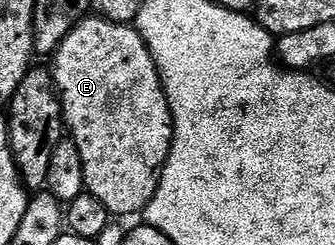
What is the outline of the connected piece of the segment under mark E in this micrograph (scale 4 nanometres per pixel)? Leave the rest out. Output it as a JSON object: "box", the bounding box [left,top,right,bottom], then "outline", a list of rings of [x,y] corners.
{"box":[51,17,173,217],"outline":[[[86,17],[67,33],[51,62],[64,126],[83,157],[88,194],[99,197],[113,217],[144,212],[173,144],[173,114],[143,37],[136,26]]]}

